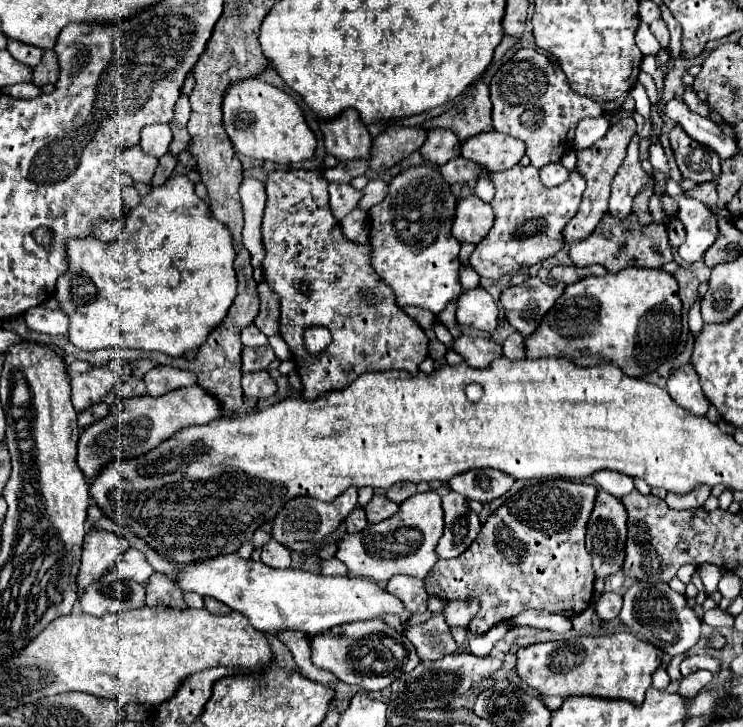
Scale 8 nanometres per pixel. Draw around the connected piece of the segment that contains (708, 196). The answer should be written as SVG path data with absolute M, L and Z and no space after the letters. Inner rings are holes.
M704 182L704 184L698 184L696 188L692 190L686 190L684 192L686 198L694 198L694 200L700 200L704 204L710 204L710 206L716 206L718 202L718 196L716 196L716 186L712 182Z

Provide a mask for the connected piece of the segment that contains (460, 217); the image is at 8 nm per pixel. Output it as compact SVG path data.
M478 196L460 198L452 218L452 234L460 242L478 244L490 230L492 220L492 206L488 202L480 200Z

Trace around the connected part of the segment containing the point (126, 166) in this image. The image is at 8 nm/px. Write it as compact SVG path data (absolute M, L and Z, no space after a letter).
M132 146L124 152L120 152L114 162L116 162L118 170L126 172L134 182L144 182L144 184L152 182L154 170L158 166L158 158L144 154L140 150L140 146Z

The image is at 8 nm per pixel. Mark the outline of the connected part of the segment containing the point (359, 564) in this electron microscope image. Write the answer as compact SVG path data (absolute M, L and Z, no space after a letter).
M434 490L420 492L410 496L400 504L400 510L376 524L368 524L368 528L350 534L344 532L336 542L336 556L350 570L350 576L368 578L374 582L388 582L396 574L424 578L432 566L438 562L438 540L442 536L444 518L440 508L440 496Z

